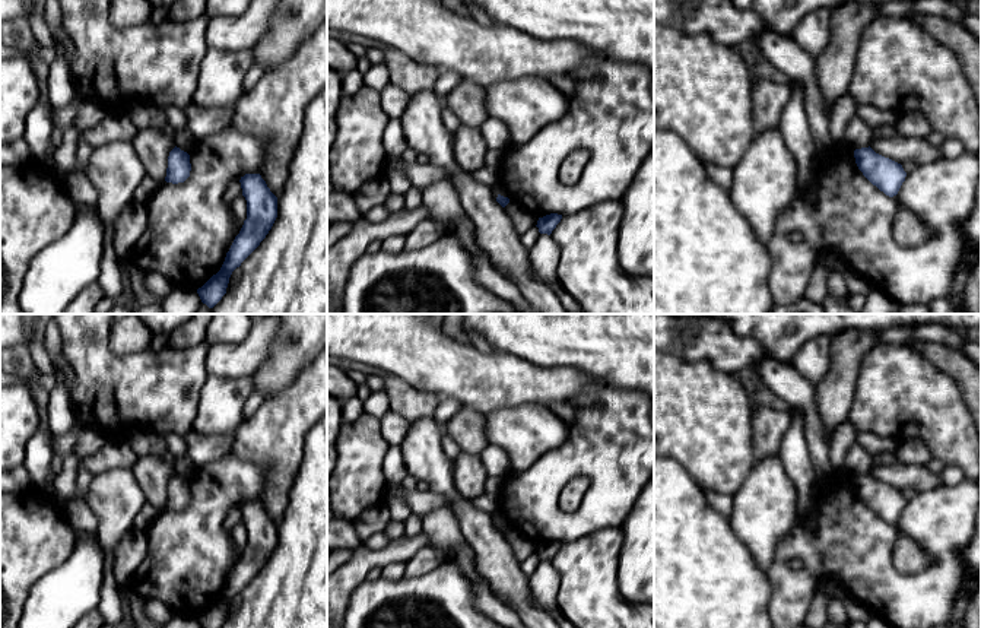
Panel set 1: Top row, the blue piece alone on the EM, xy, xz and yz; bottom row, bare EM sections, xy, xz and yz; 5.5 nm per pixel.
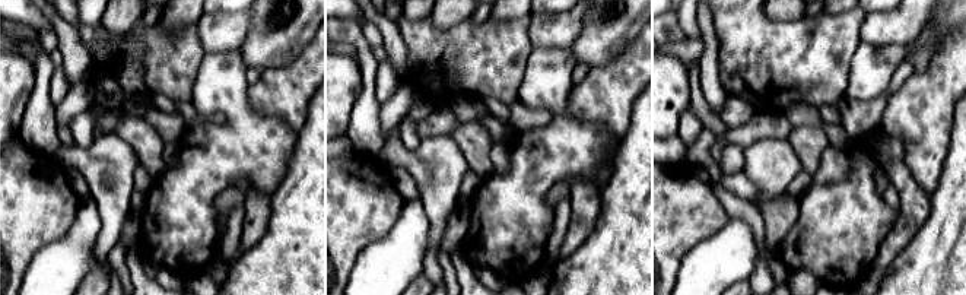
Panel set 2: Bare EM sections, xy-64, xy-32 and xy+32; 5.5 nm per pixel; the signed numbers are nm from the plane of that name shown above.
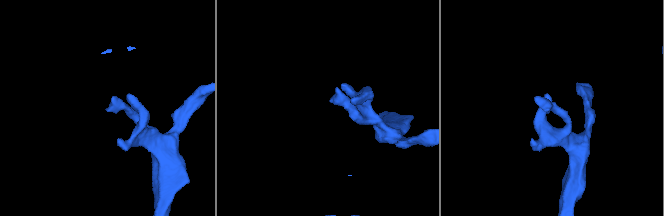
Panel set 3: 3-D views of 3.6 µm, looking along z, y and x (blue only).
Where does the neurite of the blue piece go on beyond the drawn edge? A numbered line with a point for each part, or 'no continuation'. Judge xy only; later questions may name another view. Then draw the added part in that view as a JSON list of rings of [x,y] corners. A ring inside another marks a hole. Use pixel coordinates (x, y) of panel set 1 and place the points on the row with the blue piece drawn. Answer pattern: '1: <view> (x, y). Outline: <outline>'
no continuation

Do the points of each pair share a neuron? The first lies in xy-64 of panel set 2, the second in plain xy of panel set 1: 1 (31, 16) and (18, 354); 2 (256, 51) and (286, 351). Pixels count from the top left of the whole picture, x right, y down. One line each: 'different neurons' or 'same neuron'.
1: different neurons
2: same neuron

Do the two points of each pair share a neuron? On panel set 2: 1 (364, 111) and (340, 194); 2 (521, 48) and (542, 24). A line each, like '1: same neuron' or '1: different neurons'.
1: different neurons
2: different neurons

